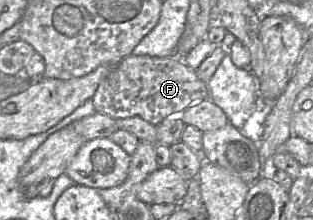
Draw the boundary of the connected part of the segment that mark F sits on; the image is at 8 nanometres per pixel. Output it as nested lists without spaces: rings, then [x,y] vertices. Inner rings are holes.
[[[129,55],[100,82],[92,100],[96,112],[114,119],[138,116],[158,126],[169,116],[180,115],[190,105],[209,98],[206,83],[177,56],[169,58]]]

